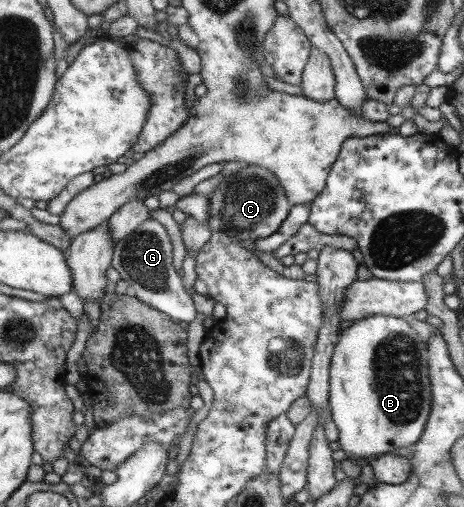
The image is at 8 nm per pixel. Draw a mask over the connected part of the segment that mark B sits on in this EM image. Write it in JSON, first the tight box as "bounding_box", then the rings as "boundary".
{"bounding_box":[329,314,433,465],"boundary":[[[387,314],[355,320],[343,330],[330,362],[329,405],[331,419],[339,428],[337,441],[341,449],[350,454],[346,459],[359,465],[359,459],[363,457],[379,457],[397,447],[413,448],[422,439],[433,407],[428,347],[410,323]]]}

